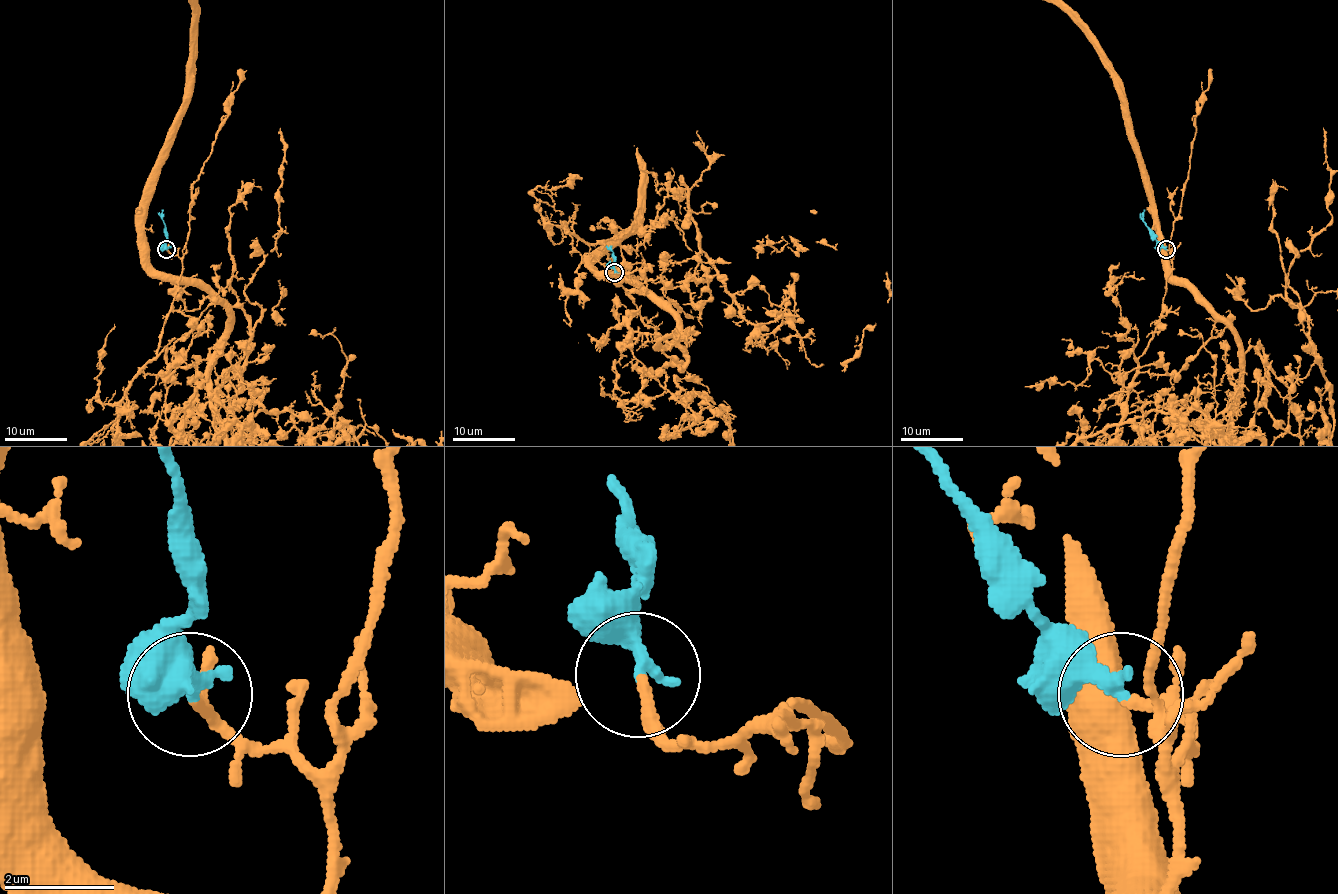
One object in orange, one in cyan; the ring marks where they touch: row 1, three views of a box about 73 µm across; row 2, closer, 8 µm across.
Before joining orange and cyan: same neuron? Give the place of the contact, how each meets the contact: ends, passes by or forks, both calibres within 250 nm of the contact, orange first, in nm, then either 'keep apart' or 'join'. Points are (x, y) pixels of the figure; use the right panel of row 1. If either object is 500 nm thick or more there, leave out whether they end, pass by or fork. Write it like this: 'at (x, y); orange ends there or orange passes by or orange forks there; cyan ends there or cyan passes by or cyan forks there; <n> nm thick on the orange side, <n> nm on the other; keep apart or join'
at (1166, 249); orange passes by; cyan ends there; 150 nm thick on the orange side, 320 nm on the other; join

